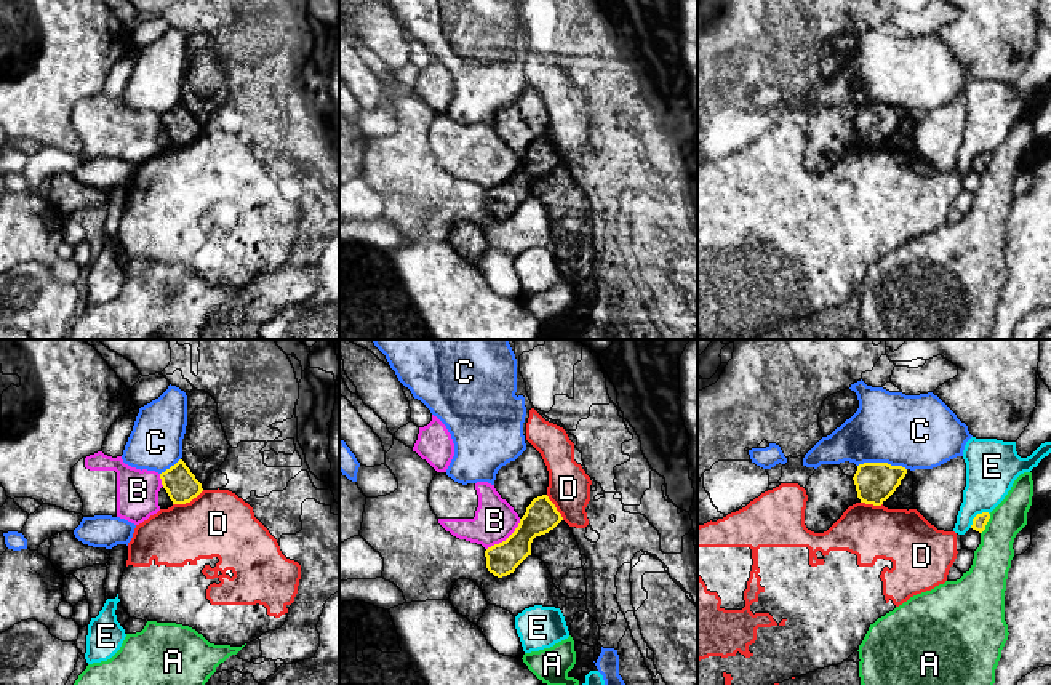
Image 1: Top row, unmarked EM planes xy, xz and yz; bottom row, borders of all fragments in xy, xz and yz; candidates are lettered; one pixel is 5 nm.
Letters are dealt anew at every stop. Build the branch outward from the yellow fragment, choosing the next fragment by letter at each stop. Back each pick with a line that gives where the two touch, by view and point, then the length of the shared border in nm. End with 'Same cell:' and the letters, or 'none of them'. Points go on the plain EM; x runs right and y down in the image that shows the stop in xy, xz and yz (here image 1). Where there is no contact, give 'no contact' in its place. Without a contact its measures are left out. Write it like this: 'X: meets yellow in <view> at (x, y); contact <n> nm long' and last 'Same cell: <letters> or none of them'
Same cell: none of them

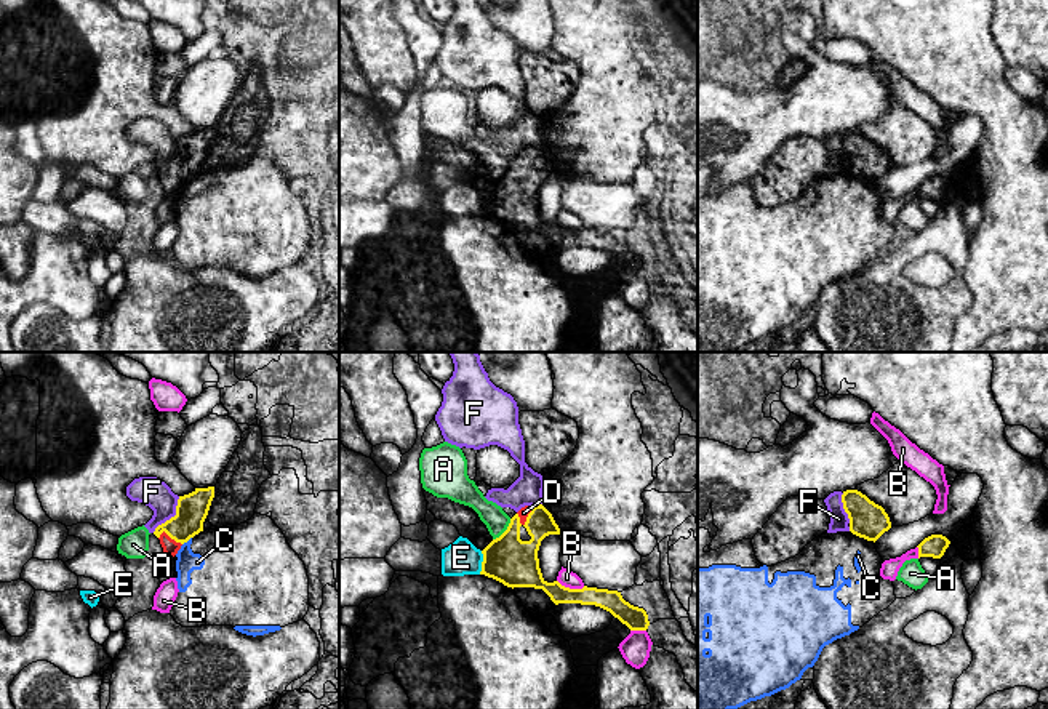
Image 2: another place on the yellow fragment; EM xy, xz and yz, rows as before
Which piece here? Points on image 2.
D: meets yellow in xz at (528, 157); contact 120 nm long
Same cell: D

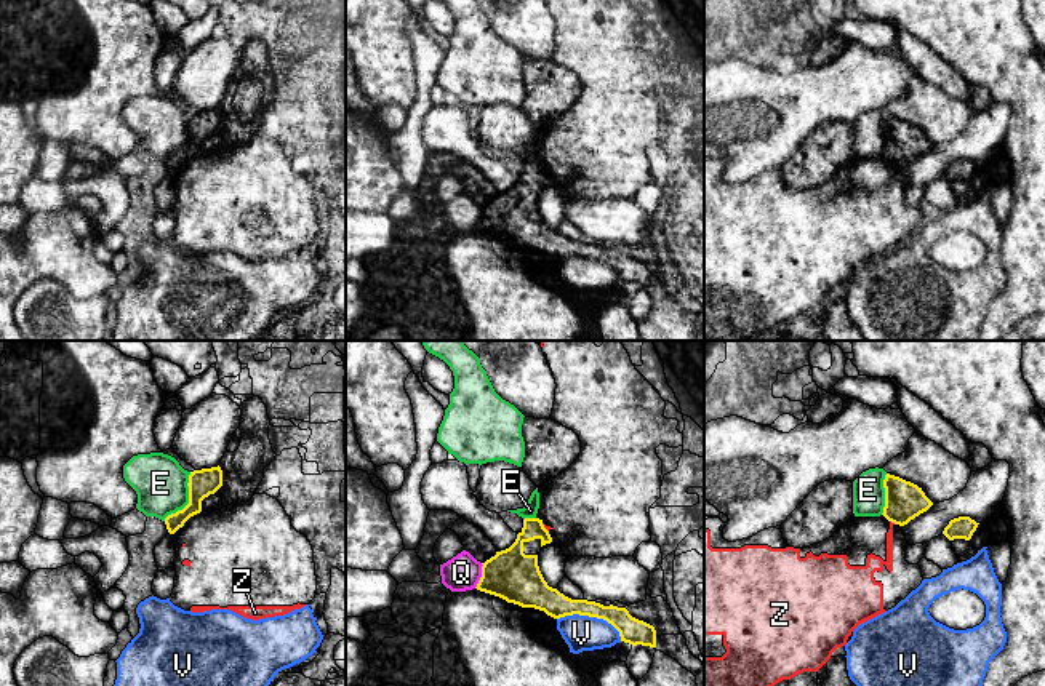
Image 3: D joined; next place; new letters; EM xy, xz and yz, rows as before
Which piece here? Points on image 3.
Same cell: none of them

